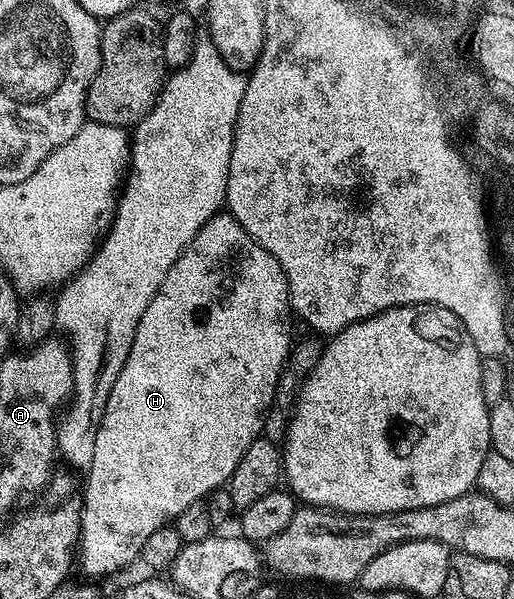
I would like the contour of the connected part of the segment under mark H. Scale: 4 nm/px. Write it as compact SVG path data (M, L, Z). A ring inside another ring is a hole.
M221 211L207 221L206 224L198 231L198 235L188 246L182 251L182 255L174 263L174 267L170 267L170 271L166 275L166 279L162 283L162 287L154 295L154 299L150 299L150 307L146 307L146 311L142 311L142 319L138 319L138 331L134 331L134 343L130 347L130 355L126 359L126 363L122 367L122 371L118 375L118 379L114 379L114 391L110 391L110 399L106 399L106 411L100 420L96 438L94 439L94 453L92 469L89 470L87 480L84 483L84 509L81 511L80 523L80 540L78 542L78 565L84 568L84 573L88 577L108 577L111 573L116 573L119 569L124 569L132 560L140 557L142 547L146 543L146 539L150 539L150 535L154 535L154 531L158 531L158 527L175 522L178 515L182 515L182 511L186 511L186 507L190 507L190 503L205 500L209 495L216 492L217 489L227 486L228 480L234 475L234 467L238 467L242 455L246 455L246 447L250 447L250 443L254 443L265 432L264 416L271 410L275 402L276 388L280 378L283 377L285 368L288 363L288 354L292 352L294 344L294 336L292 337L292 321L294 322L294 314L292 312L292 302L288 300L288 280L282 271L282 267L278 263L278 259L274 259L274 255L270 255L270 251L266 251L250 236L250 234L232 218L232 214L227 211Z

